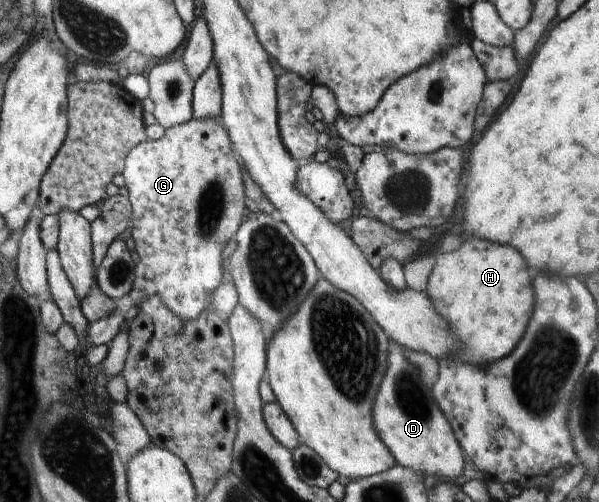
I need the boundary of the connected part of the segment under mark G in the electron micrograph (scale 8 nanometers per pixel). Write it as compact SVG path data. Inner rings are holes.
M193 118L189 122L184 124L175 124L175 126L169 126L164 130L163 136L158 140L145 140L145 142L139 142L138 146L135 146L132 150L129 150L127 157L124 161L123 177L125 177L125 187L129 191L129 202L132 207L132 222L133 238L131 240L131 247L139 255L139 262L136 262L135 280L130 291L130 296L133 299L135 305L139 305L145 298L151 296L157 296L163 304L167 304L167 308L177 314L181 318L181 322L187 322L187 320L195 320L203 310L211 310L211 304L213 304L213 294L217 290L217 286L222 284L226 279L225 260L222 256L223 250L227 243L234 239L237 230L243 221L245 214L245 188L244 180L240 168L239 159L234 156L231 148L233 144L227 135L227 131L222 126L220 119L215 118Z

